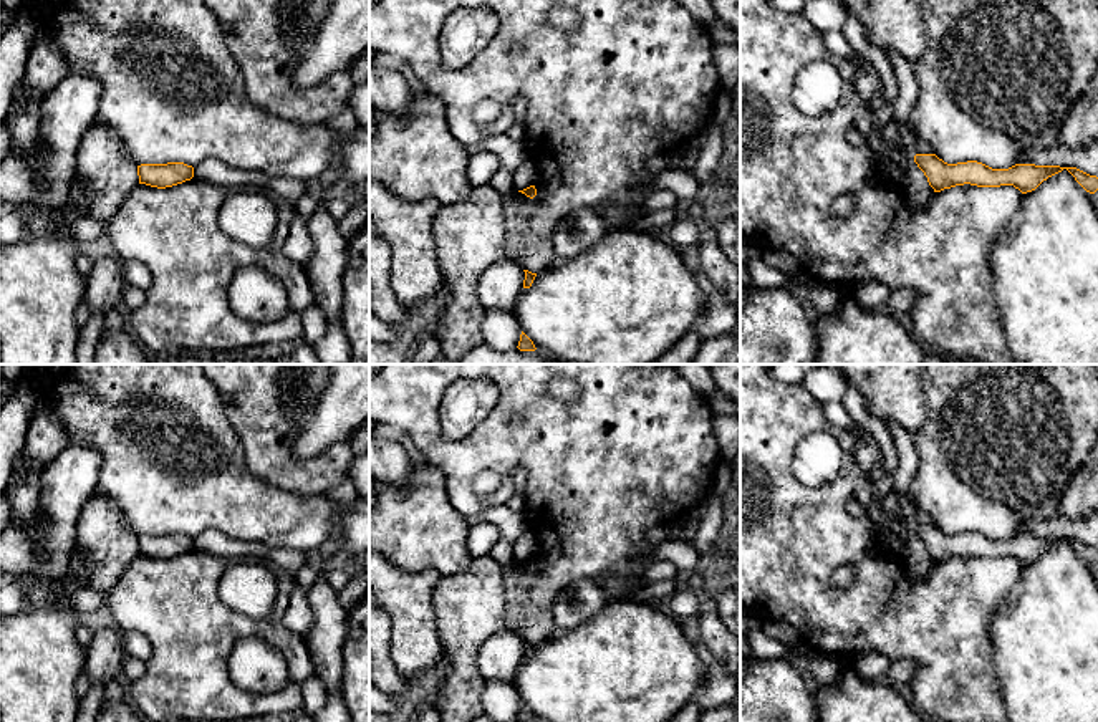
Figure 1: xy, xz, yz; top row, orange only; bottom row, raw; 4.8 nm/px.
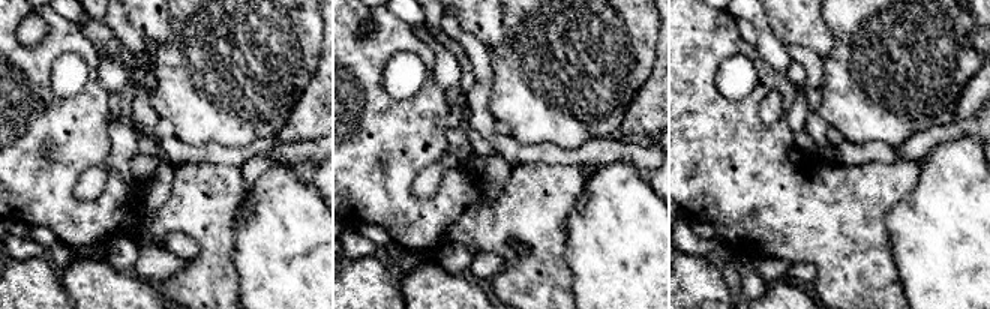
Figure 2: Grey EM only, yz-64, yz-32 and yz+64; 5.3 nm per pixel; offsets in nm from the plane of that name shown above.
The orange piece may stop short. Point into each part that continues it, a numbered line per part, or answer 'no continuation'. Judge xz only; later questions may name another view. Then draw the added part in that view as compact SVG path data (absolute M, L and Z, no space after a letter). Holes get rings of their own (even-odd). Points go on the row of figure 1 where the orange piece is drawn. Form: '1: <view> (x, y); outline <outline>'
no continuation

